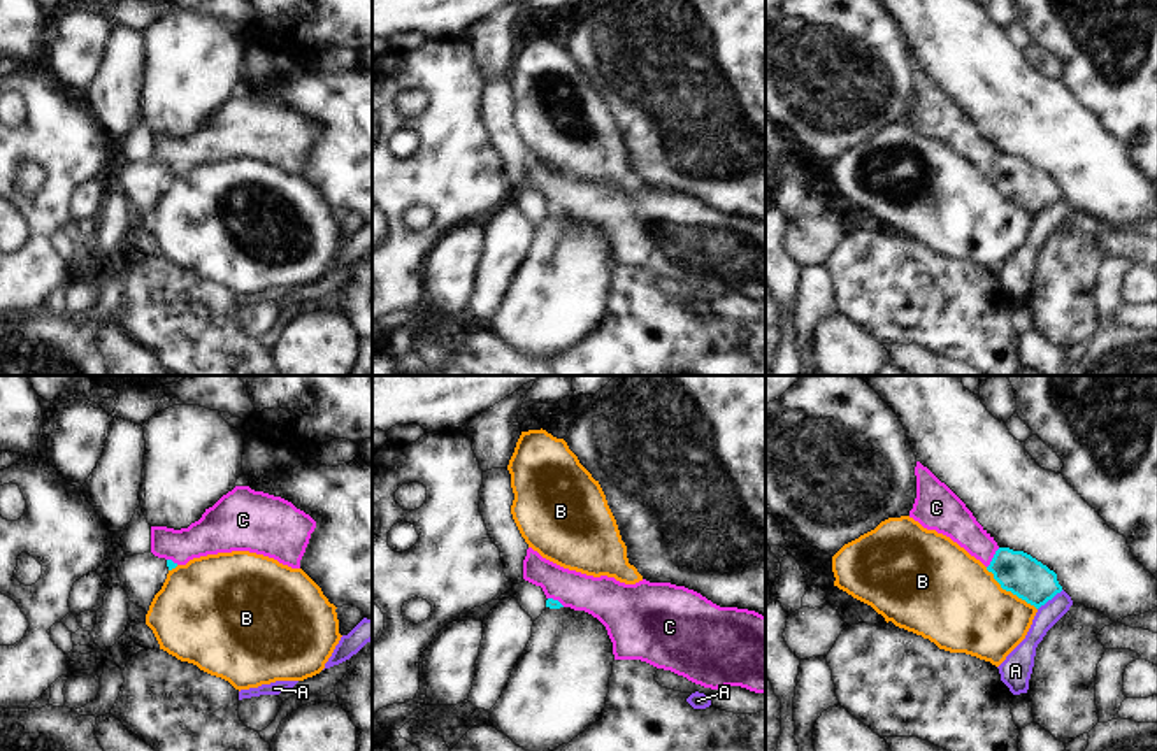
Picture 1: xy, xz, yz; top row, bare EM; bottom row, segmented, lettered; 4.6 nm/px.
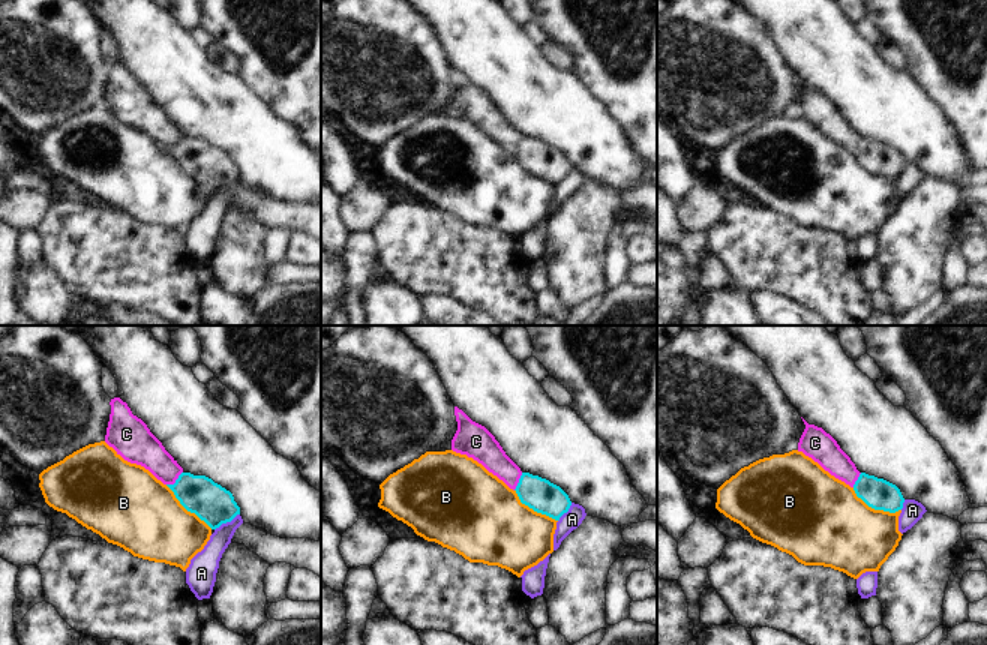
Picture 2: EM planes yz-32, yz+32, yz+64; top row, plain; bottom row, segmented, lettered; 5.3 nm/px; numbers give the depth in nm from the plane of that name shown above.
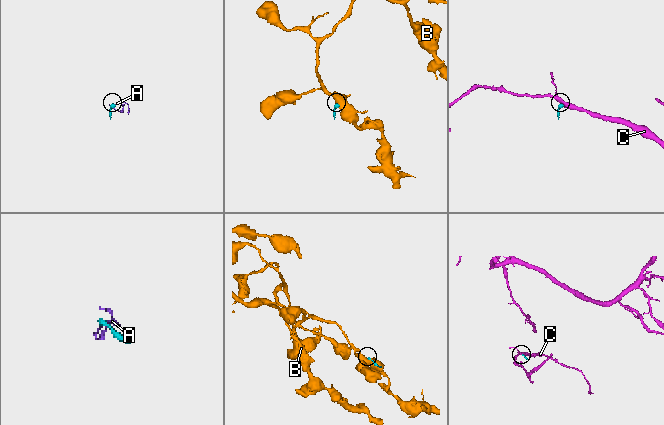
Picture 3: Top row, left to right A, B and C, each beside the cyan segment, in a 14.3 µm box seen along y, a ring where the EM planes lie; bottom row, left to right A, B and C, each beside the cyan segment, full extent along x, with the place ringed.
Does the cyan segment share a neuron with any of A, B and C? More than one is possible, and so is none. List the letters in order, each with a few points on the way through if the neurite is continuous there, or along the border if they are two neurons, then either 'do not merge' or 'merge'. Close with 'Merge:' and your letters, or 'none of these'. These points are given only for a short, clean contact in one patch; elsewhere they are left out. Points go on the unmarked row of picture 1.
A: along yz (1063, 197), (1038, 216) | do not merge
B: along yz (985, 174), (1003, 195), (1036, 216) | do not merge
C: across yz (1019, 179), (992, 165), (954, 127) | merge
Merge: C

